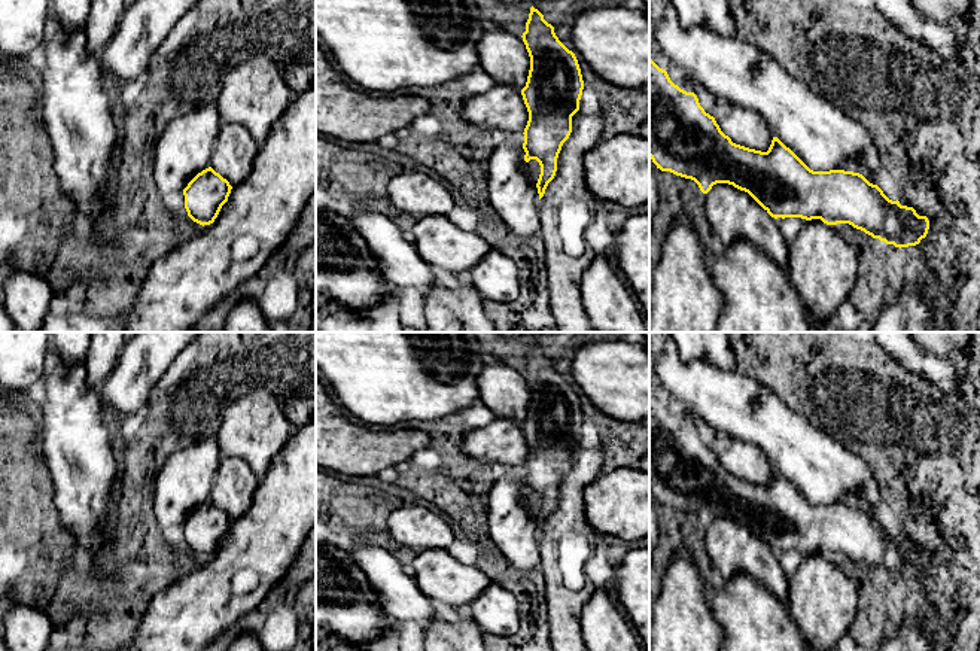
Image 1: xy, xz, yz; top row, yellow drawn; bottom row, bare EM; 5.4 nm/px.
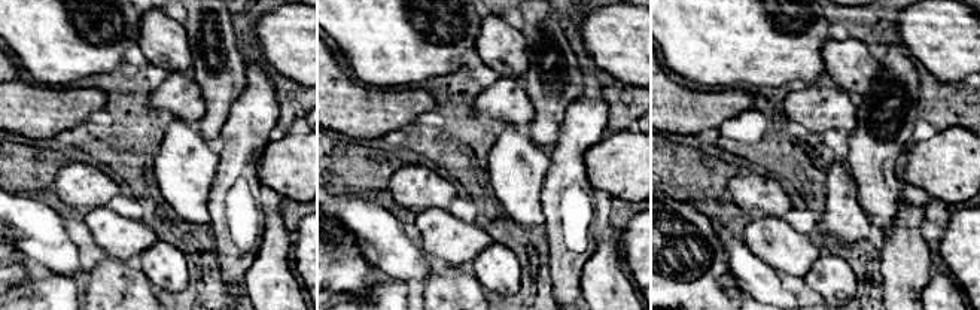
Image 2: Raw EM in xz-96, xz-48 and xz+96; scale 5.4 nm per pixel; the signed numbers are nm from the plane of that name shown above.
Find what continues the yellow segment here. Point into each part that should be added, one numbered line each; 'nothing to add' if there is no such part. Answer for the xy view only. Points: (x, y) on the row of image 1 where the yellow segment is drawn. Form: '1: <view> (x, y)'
1: xy (234, 151)

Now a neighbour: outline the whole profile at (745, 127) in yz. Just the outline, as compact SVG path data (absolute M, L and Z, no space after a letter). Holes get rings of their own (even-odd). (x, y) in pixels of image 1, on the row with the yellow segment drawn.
M716 101L713 118L733 143L761 152L769 150L771 145L769 125L752 109Z

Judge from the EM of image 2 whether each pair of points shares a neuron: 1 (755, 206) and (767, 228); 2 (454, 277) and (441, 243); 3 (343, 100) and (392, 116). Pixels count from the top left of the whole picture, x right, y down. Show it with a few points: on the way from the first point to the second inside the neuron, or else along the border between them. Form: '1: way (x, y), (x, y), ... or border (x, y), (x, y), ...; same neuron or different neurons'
1: border (781, 216), (757, 216), (751, 219); different neurons
2: border (449, 264), (459, 267); different neurons
3: way (355, 111), (380, 112); same neuron

